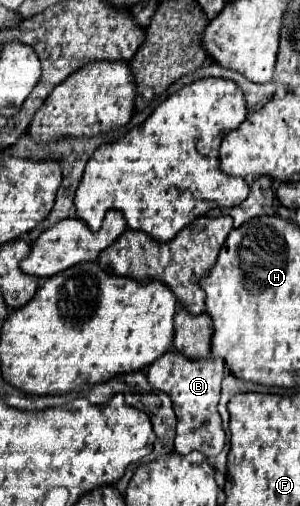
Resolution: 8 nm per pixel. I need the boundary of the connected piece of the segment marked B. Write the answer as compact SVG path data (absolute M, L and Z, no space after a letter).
M167 351L147 369L147 381L155 391L163 391L173 401L177 415L177 437L175 453L187 455L191 451L203 453L209 461L215 459L225 447L225 431L217 413L221 381L225 375L223 359L197 359L191 361L175 351Z

